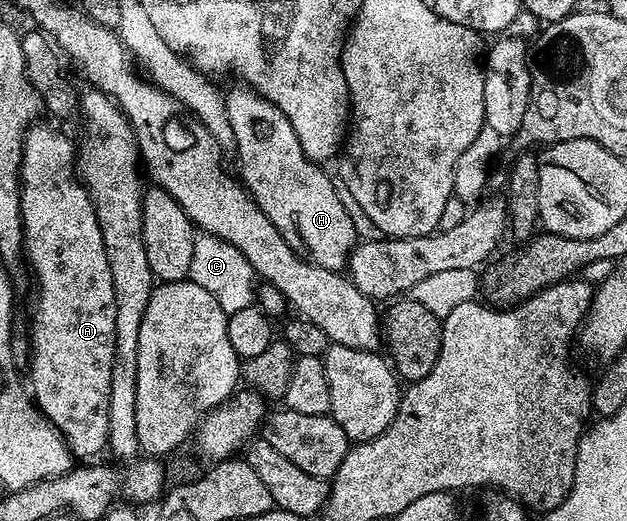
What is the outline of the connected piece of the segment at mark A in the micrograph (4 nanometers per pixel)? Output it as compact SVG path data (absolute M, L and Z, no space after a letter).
M43 121L36 122L23 138L19 185L23 249L39 286L29 334L29 387L34 402L62 435L72 456L79 461L91 461L98 456L95 454L99 450L107 447L109 437L109 389L111 367L115 364L115 290L101 225L97 225L97 213L77 174L76 144L72 140L70 143L61 132L46 127Z

